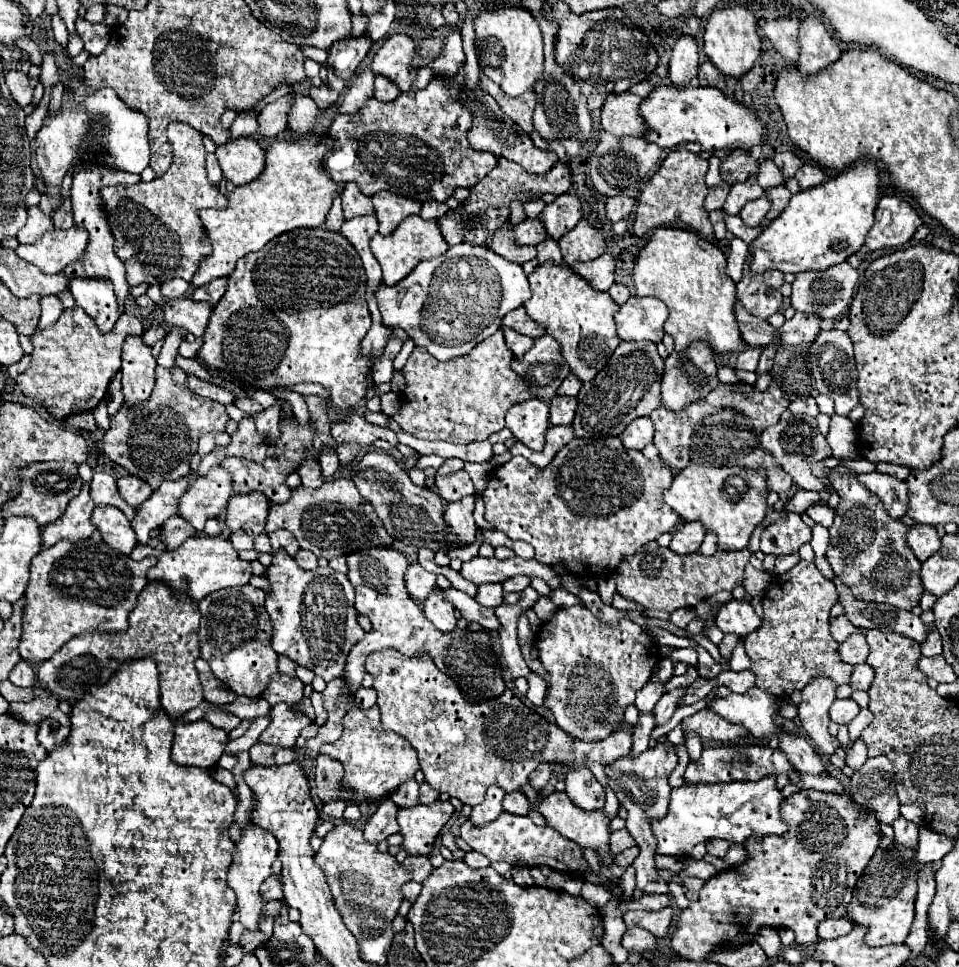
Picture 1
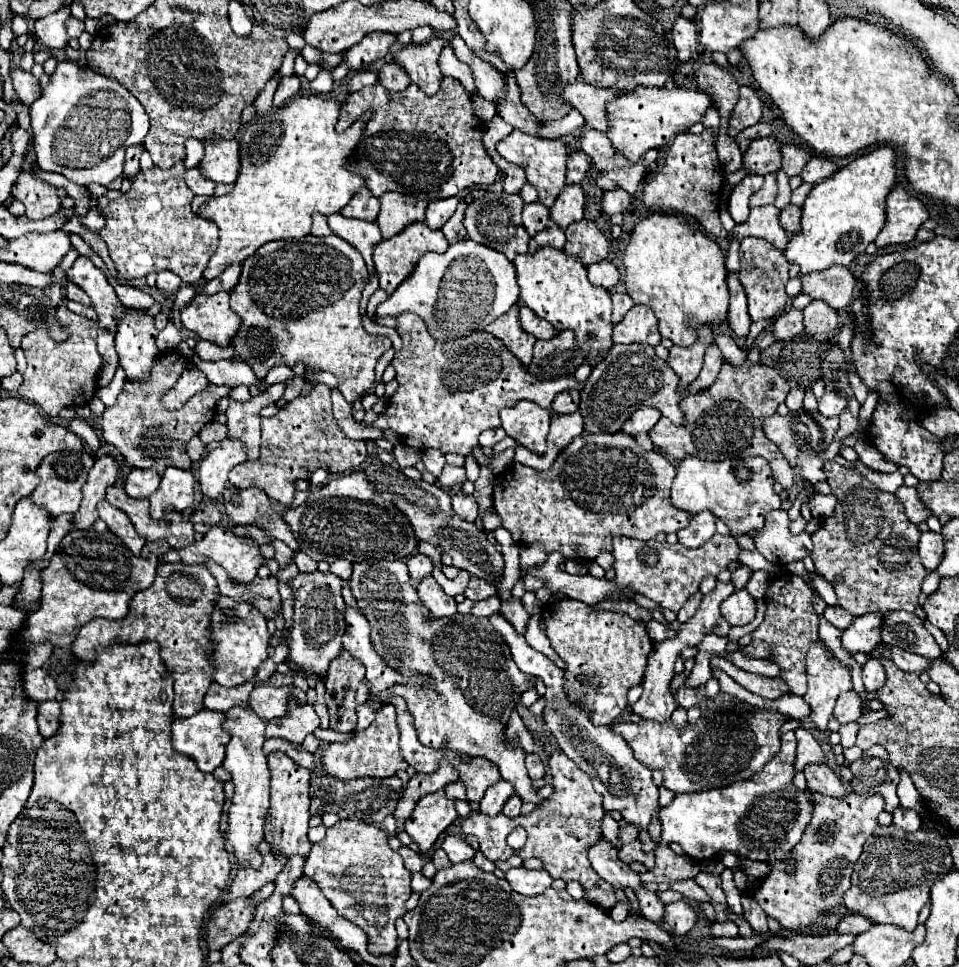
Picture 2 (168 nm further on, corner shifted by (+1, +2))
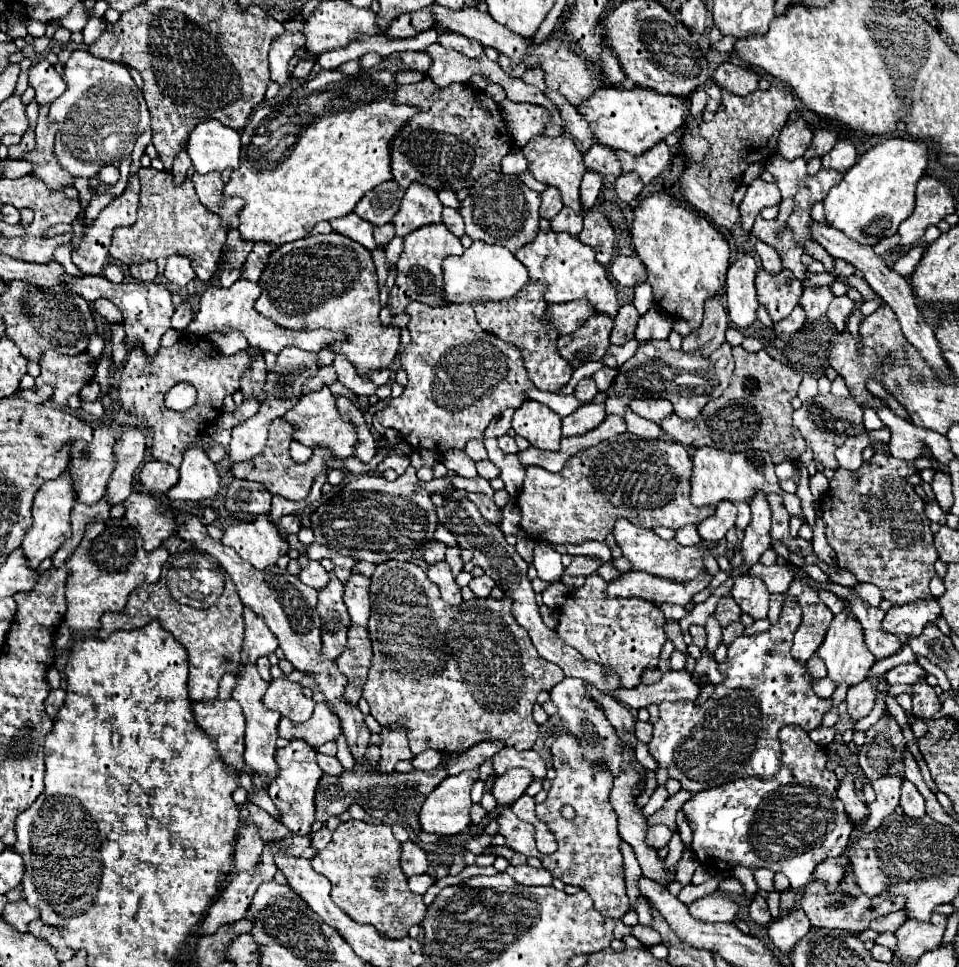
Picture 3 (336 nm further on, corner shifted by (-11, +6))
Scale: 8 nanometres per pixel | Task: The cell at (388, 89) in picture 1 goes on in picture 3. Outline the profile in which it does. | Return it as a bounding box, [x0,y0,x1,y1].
[400,51,432,73]

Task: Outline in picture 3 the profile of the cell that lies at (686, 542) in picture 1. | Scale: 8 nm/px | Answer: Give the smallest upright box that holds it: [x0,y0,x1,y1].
[698,501,736,541]

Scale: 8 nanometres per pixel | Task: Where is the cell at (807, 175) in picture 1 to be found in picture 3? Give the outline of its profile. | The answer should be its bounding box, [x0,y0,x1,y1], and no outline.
[822,139,858,171]

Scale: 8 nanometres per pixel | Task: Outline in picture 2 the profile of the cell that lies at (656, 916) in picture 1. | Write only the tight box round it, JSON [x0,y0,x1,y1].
[660,901,698,935]

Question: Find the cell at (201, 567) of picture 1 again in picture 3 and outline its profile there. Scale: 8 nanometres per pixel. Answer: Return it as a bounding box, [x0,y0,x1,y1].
[222,515,290,569]

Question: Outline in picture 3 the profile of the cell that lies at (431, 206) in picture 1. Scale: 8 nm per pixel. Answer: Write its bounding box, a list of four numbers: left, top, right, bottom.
[442,207,464,237]

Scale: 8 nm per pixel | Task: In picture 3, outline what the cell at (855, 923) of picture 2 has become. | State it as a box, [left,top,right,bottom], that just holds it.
[870,911,908,933]

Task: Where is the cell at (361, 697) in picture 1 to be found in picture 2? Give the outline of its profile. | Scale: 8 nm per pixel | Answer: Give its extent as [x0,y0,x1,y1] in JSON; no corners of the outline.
[356,703,376,729]

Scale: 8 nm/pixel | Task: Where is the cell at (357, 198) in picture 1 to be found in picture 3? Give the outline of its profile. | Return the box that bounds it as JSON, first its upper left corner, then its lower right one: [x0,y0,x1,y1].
[354,181,404,225]

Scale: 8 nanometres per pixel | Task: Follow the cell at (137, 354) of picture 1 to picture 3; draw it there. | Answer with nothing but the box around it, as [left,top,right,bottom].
[66,275,174,357]

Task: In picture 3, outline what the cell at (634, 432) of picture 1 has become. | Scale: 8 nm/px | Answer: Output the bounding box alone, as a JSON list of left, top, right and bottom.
[630,399,674,423]

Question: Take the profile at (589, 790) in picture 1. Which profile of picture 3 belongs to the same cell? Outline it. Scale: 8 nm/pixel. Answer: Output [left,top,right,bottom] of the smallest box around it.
[498,733,630,919]

